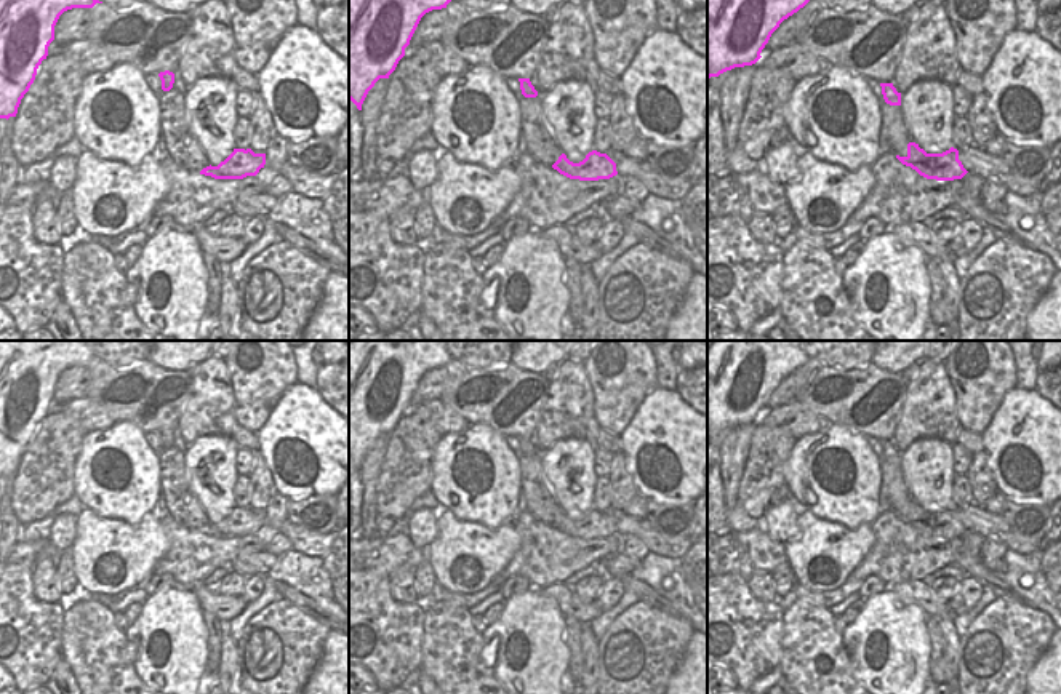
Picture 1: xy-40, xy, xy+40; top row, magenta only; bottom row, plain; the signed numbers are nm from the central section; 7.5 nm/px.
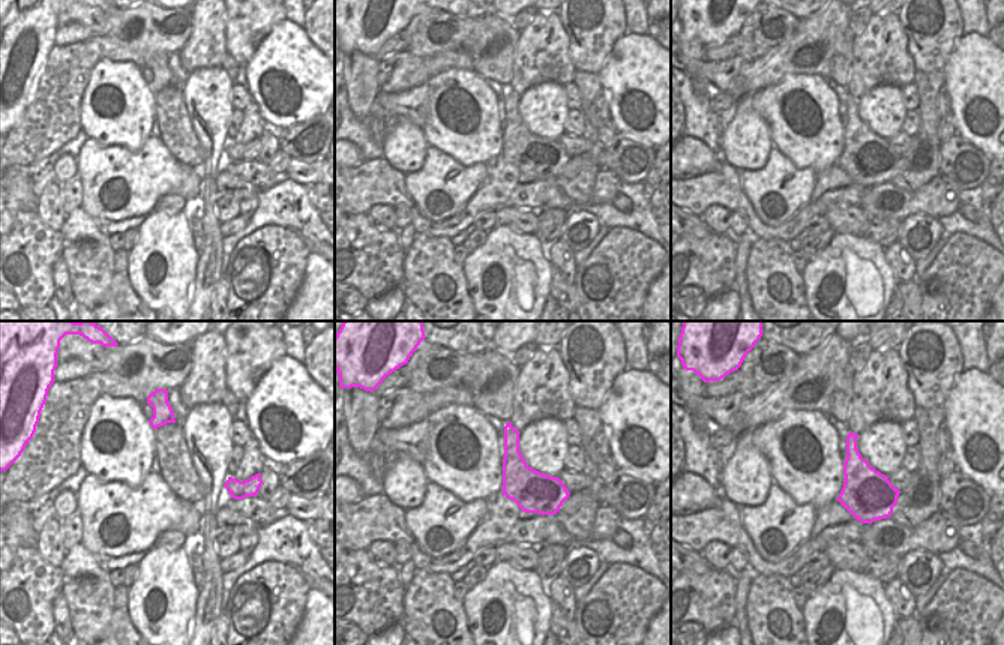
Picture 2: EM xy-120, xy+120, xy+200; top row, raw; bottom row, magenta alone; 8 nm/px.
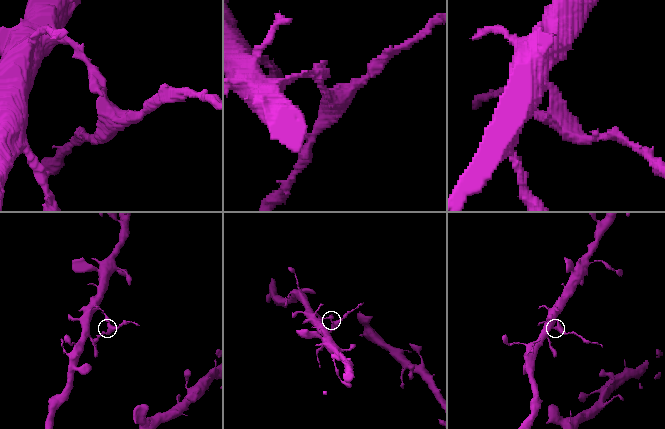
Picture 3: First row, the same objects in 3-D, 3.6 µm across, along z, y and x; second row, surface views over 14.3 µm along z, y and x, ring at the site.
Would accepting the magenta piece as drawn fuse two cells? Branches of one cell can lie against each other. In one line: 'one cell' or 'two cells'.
two cells

